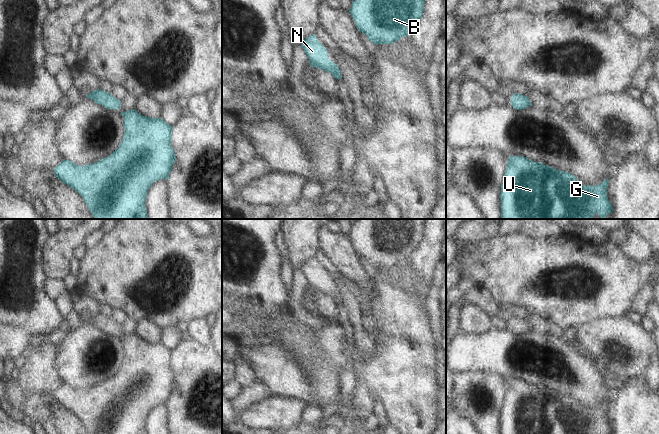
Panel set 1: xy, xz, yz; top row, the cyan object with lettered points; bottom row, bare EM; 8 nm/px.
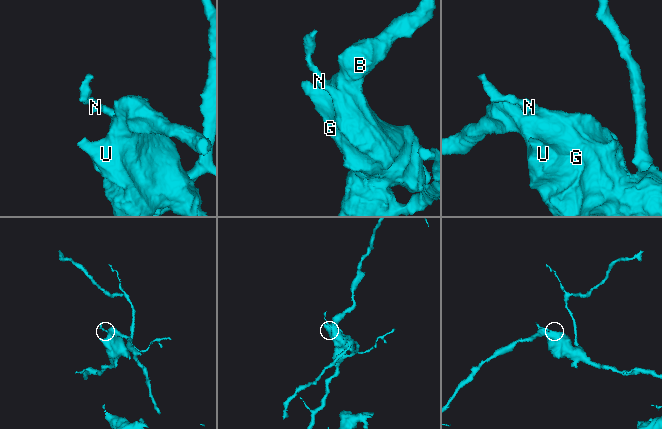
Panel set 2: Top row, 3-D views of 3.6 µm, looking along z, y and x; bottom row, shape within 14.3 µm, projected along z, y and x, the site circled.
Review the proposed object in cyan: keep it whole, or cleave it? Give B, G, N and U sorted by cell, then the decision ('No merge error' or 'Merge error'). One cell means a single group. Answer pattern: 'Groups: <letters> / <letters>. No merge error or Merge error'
Groups: B G N U. No merge error.

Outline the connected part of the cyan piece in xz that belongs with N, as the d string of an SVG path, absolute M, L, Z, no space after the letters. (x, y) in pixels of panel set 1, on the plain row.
M315 258L307 261L301 270L309 283L310 290L330 296L334 302L342 303L338 289L329 283L327 273L318 265Z

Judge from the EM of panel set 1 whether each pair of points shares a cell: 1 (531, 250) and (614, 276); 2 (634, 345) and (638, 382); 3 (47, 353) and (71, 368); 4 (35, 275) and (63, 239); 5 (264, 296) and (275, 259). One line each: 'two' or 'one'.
1: one
2: two
3: two
4: two
5: one

